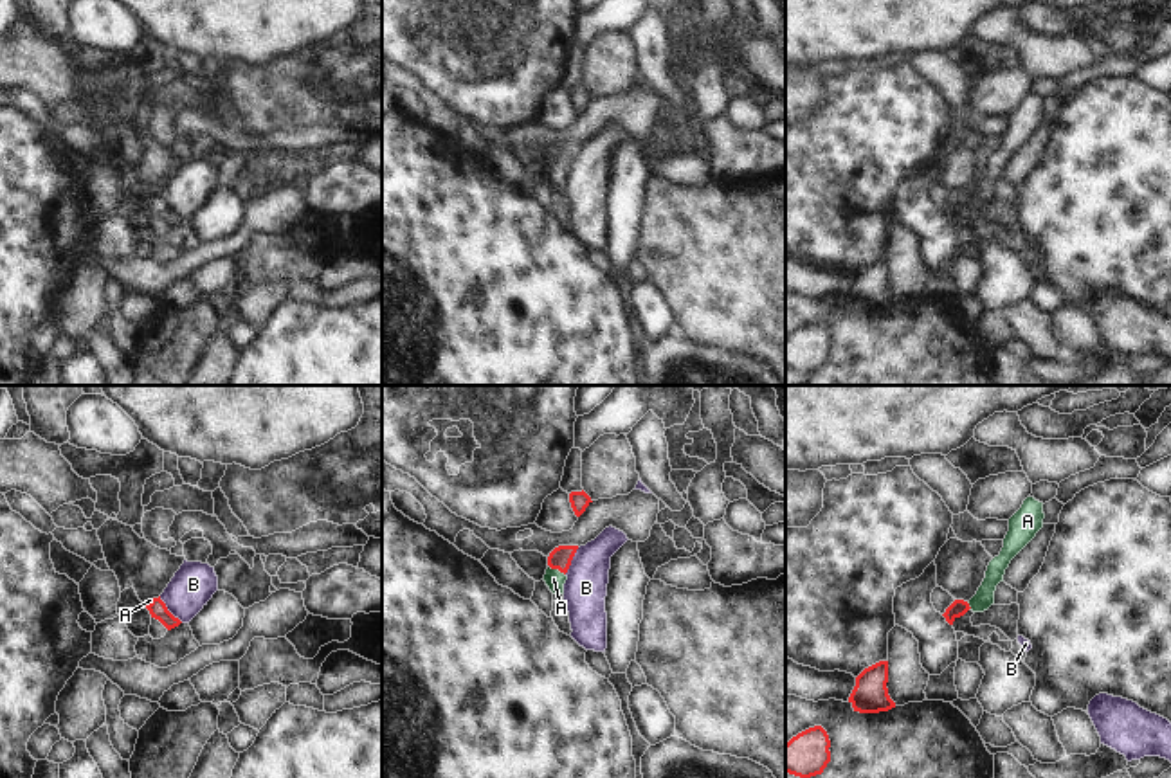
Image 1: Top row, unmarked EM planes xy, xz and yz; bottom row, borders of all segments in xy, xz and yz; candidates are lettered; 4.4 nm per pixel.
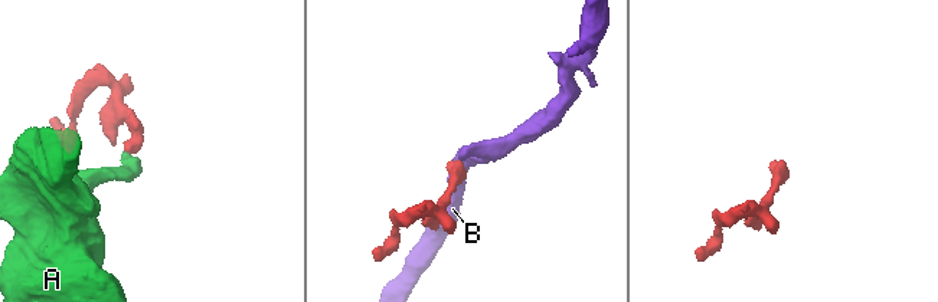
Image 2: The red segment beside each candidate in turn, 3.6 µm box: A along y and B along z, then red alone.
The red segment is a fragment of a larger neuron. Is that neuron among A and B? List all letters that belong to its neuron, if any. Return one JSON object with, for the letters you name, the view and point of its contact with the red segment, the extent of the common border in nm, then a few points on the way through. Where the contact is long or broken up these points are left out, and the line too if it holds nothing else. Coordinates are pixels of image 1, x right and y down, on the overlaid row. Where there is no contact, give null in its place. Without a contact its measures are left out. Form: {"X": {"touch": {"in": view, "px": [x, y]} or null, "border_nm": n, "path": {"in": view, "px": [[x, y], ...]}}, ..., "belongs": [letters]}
{"A": {"touch": {"in": "xz", "px": [557, 568]}, "border_nm": 80, "path": {"in": "xz", "px": [[561, 557], [557, 568], [553, 578]]}}, "belongs": ["A"]}

